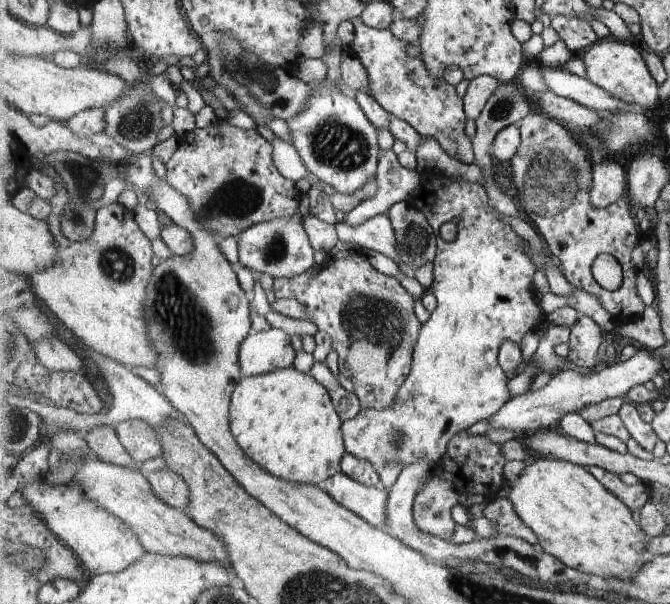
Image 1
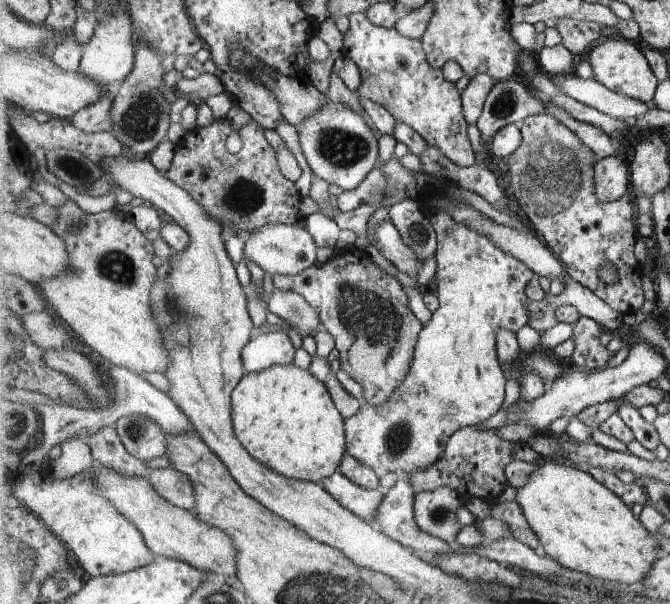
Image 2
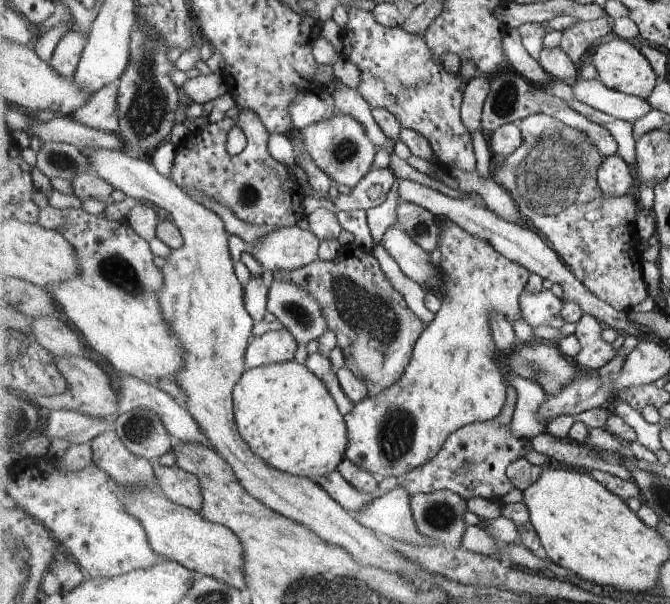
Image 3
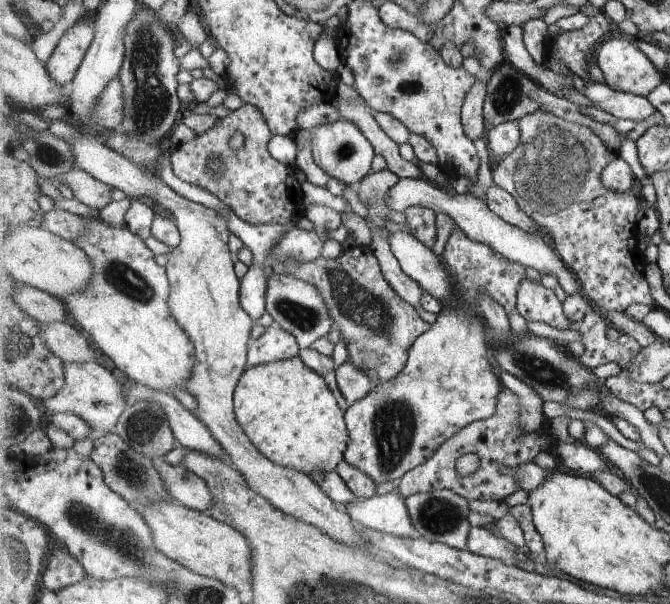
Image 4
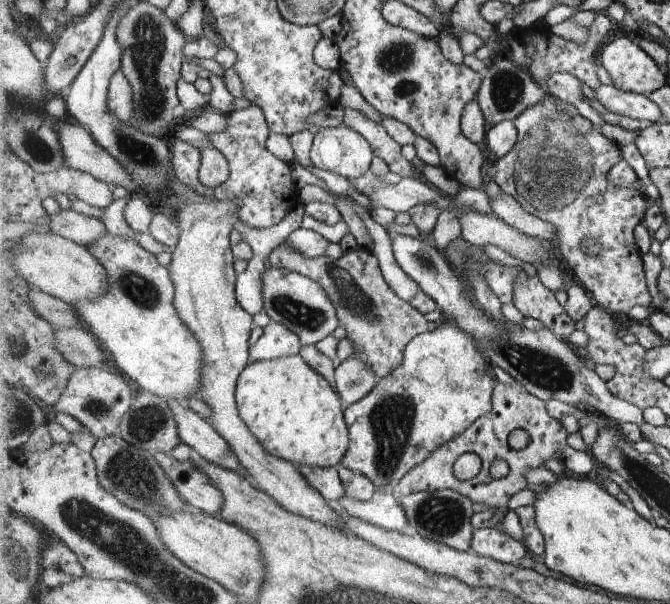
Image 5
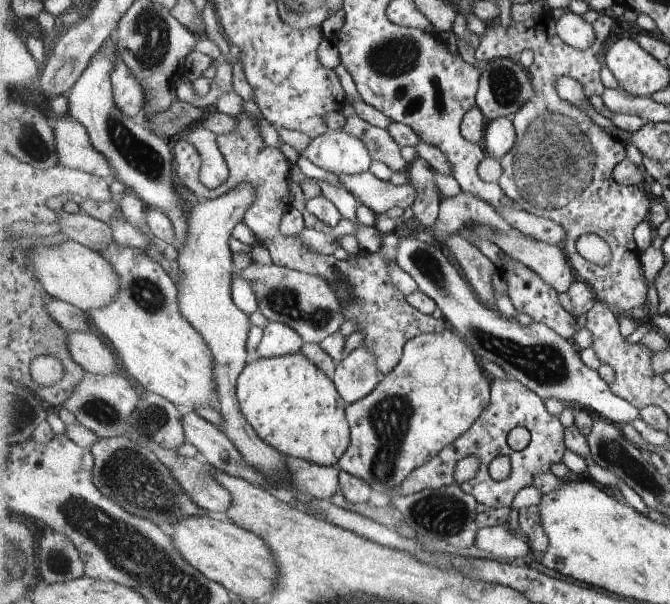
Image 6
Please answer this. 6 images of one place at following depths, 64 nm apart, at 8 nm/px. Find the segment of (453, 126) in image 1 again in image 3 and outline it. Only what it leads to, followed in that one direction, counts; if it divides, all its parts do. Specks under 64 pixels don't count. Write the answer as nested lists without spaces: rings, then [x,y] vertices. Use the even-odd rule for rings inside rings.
[[[353,7],[350,11],[350,21],[344,30],[340,32],[340,38],[342,41],[341,57],[351,61],[361,73],[360,83],[358,86],[358,91],[361,93],[361,96],[375,109],[387,109],[390,110],[396,117],[397,120],[407,129],[413,129],[422,134],[425,138],[430,140],[436,156],[445,169],[463,169],[464,171],[475,172],[478,168],[478,158],[474,149],[474,140],[470,130],[465,126],[464,120],[462,119],[462,104],[464,101],[464,94],[466,88],[468,87],[469,82],[465,81],[463,76],[458,73],[447,72],[443,68],[443,64],[440,60],[437,60],[434,57],[434,52],[430,49],[430,46],[427,44],[426,38],[421,35],[411,34],[409,31],[406,31],[403,27],[386,27],[383,23],[380,23],[374,15],[373,11],[368,11],[362,9],[361,7]]]

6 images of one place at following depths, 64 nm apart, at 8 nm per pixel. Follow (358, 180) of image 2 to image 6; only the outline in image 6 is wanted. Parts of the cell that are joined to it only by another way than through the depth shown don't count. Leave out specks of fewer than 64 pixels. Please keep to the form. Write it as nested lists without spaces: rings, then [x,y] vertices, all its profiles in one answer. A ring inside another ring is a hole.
[[[330,130],[325,134],[317,136],[317,138],[311,139],[309,146],[299,154],[318,167],[332,172],[337,176],[341,176],[343,173],[359,174],[367,172],[370,170],[370,166],[374,161],[363,142],[359,138],[355,138],[355,136],[346,133],[344,130]]]

